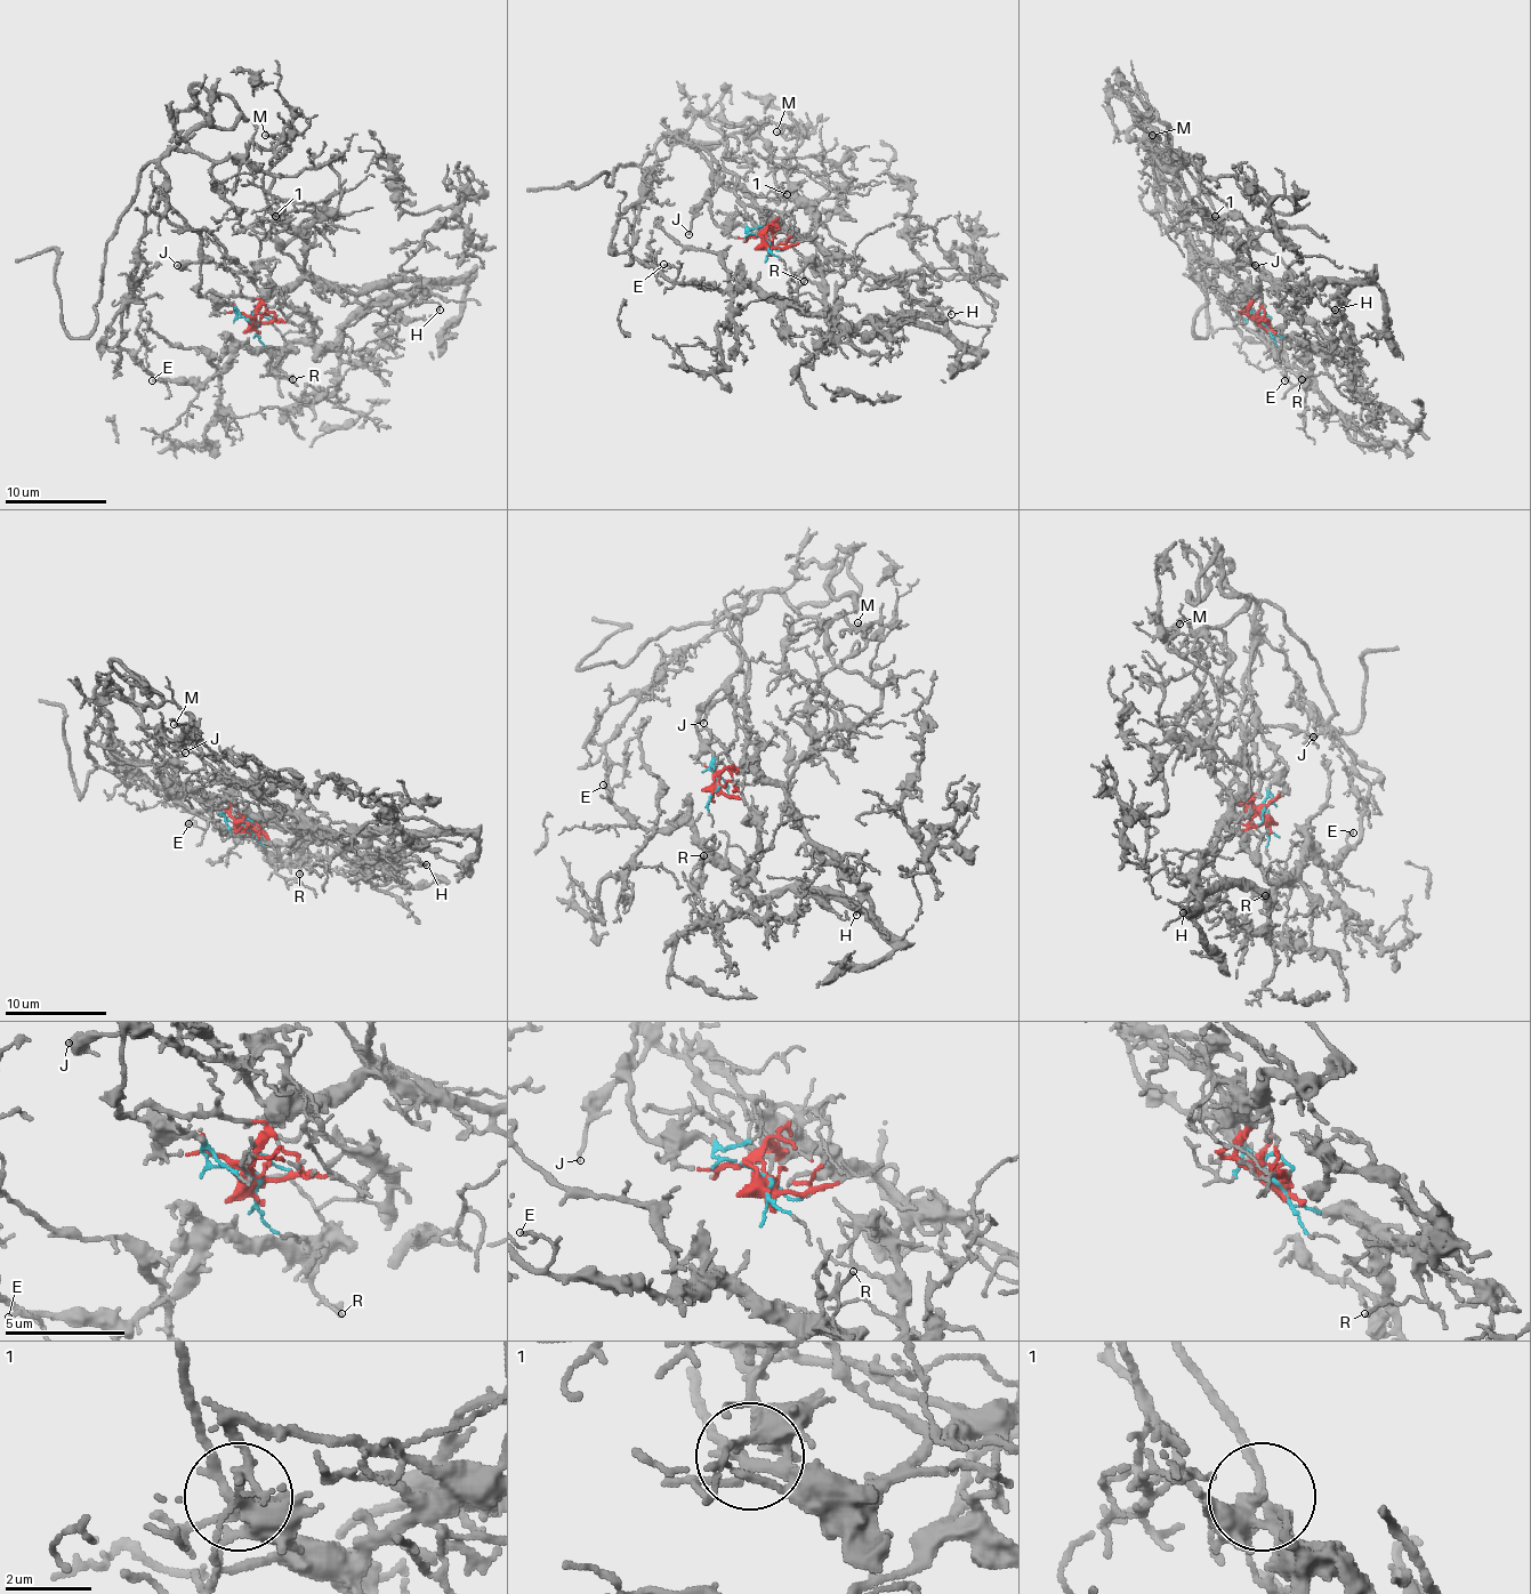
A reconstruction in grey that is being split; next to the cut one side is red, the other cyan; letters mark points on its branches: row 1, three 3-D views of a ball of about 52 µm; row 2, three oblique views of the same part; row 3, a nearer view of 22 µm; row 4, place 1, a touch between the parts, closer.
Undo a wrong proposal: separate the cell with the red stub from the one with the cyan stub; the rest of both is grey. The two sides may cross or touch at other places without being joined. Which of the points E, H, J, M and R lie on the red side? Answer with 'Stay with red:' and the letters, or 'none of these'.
Stay with red: E, H, M, R

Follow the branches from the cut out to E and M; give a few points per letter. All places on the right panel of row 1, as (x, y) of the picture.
E: (1263, 324), (1263, 279), (1288, 291), (1313, 281), (1342, 287), (1348, 345), (1308, 347), (1311, 377), (1286, 380)
M: (1263, 324), (1267, 322), (1260, 306), (1265, 274), (1242, 256), (1205, 190), (1152, 135)

